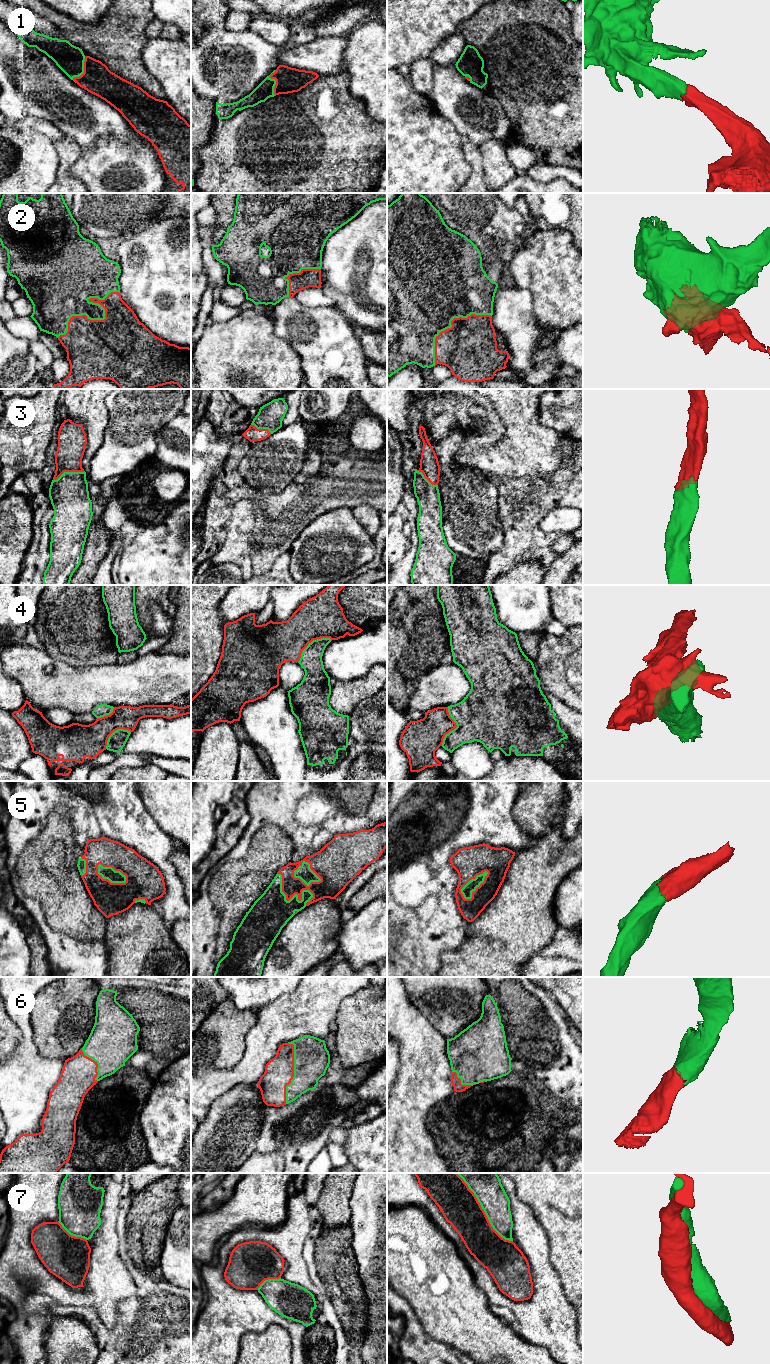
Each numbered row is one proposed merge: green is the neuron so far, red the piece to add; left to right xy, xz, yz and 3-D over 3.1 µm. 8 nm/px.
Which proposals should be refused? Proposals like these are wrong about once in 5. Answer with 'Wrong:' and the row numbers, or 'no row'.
Wrong: 4, 7

